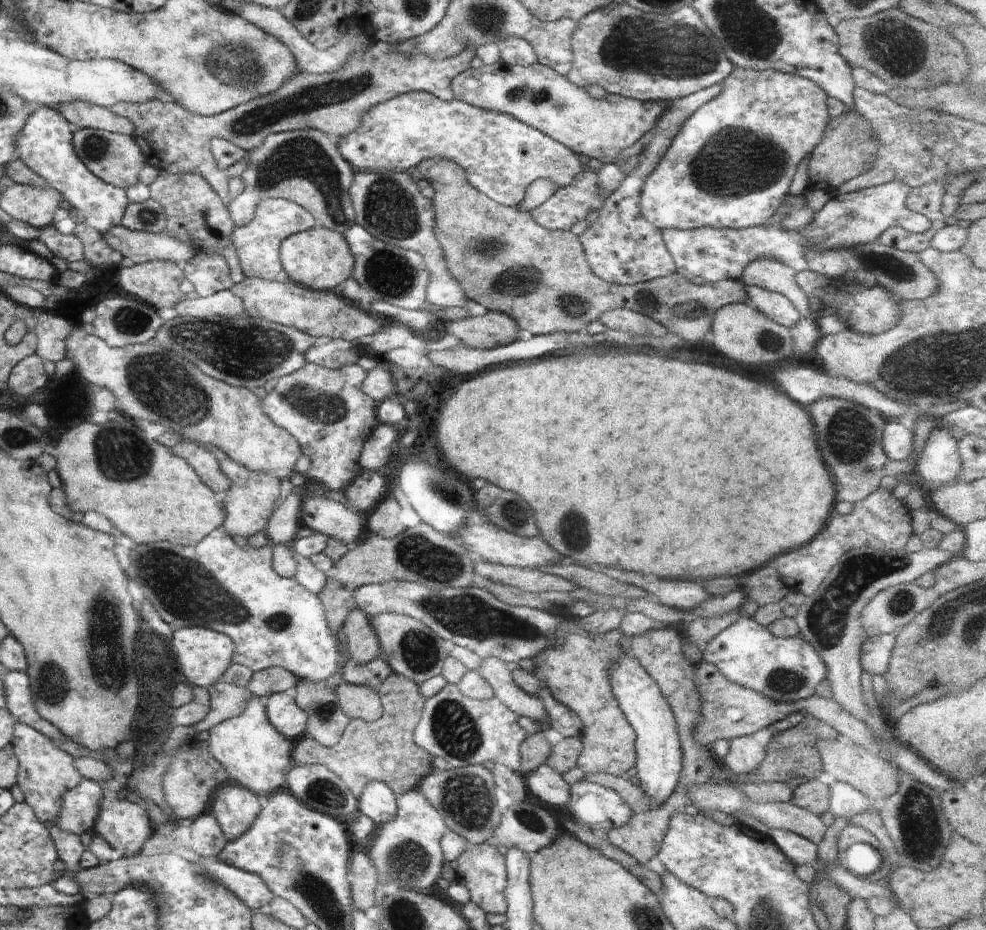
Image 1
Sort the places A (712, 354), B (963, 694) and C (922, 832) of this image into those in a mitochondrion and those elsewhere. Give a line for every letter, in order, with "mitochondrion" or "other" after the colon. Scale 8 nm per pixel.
A: other
B: other
C: mitochondrion

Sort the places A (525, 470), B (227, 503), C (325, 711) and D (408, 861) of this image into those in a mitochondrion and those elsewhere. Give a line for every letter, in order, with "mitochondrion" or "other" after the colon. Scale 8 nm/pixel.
A: other
B: other
C: mitochondrion
D: mitochondrion

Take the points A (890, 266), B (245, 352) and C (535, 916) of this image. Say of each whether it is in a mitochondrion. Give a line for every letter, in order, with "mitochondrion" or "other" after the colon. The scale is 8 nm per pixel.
A: mitochondrion
B: mitochondrion
C: other

